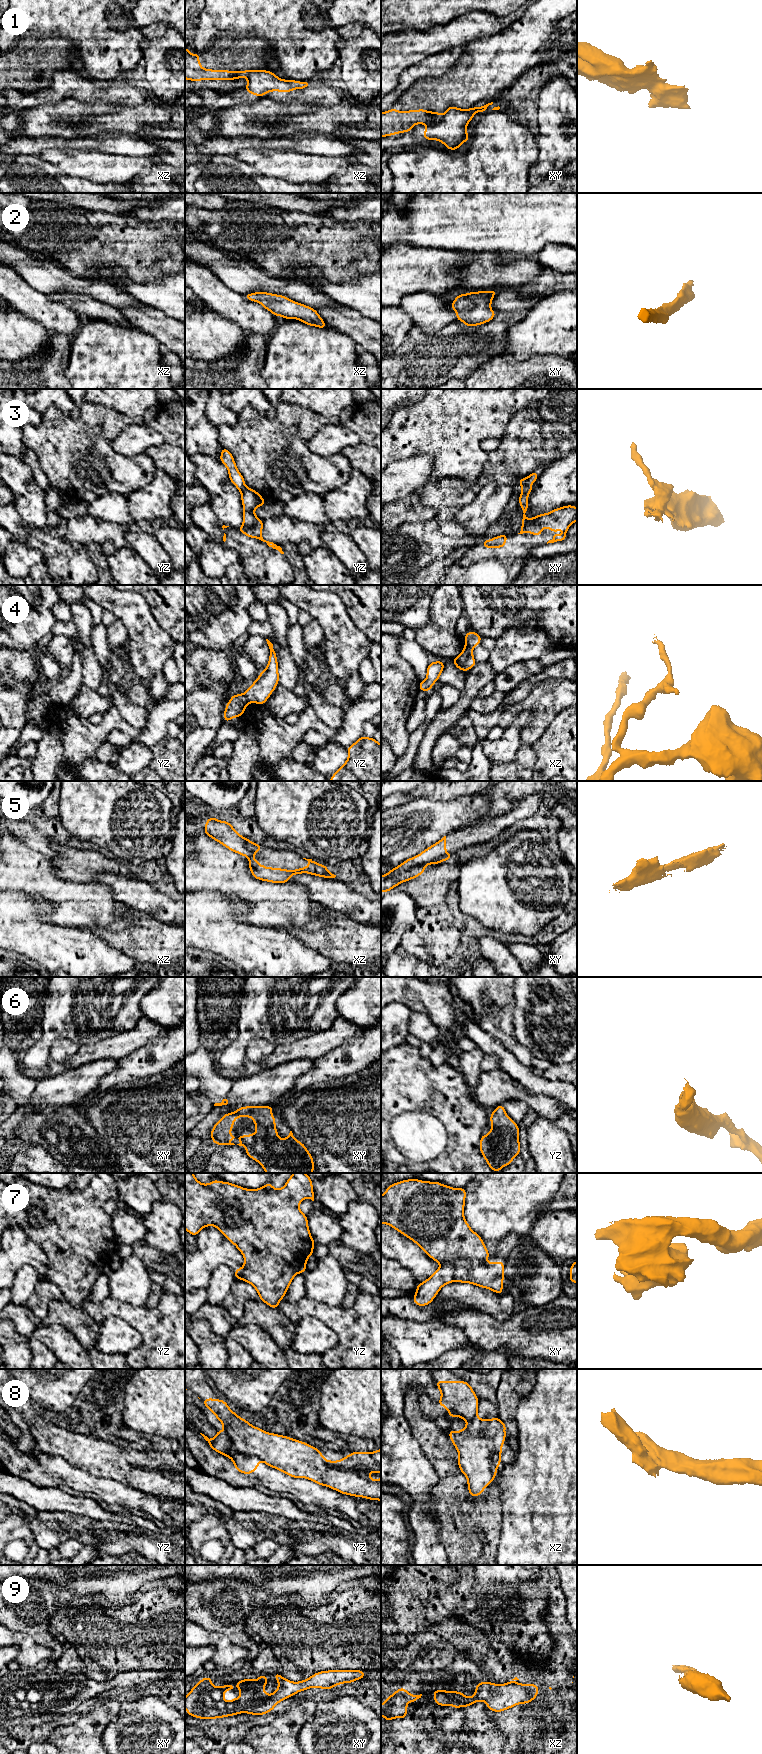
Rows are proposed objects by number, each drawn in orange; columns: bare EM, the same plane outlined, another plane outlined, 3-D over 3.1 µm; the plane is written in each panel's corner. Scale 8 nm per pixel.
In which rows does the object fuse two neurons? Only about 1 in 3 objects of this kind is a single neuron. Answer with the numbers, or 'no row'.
1, 3, 4, 5, 7, 8

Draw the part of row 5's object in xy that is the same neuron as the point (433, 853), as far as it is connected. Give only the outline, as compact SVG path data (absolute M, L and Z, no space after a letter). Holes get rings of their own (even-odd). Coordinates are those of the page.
M444 836L441 840L439 840L432 846L425 849L416 857L411 857L401 863L399 866L391 869L388 874L397 874L400 872L407 871L412 867L433 864L435 861L439 860L445 855L448 855L448 853L446 852L446 836Z

